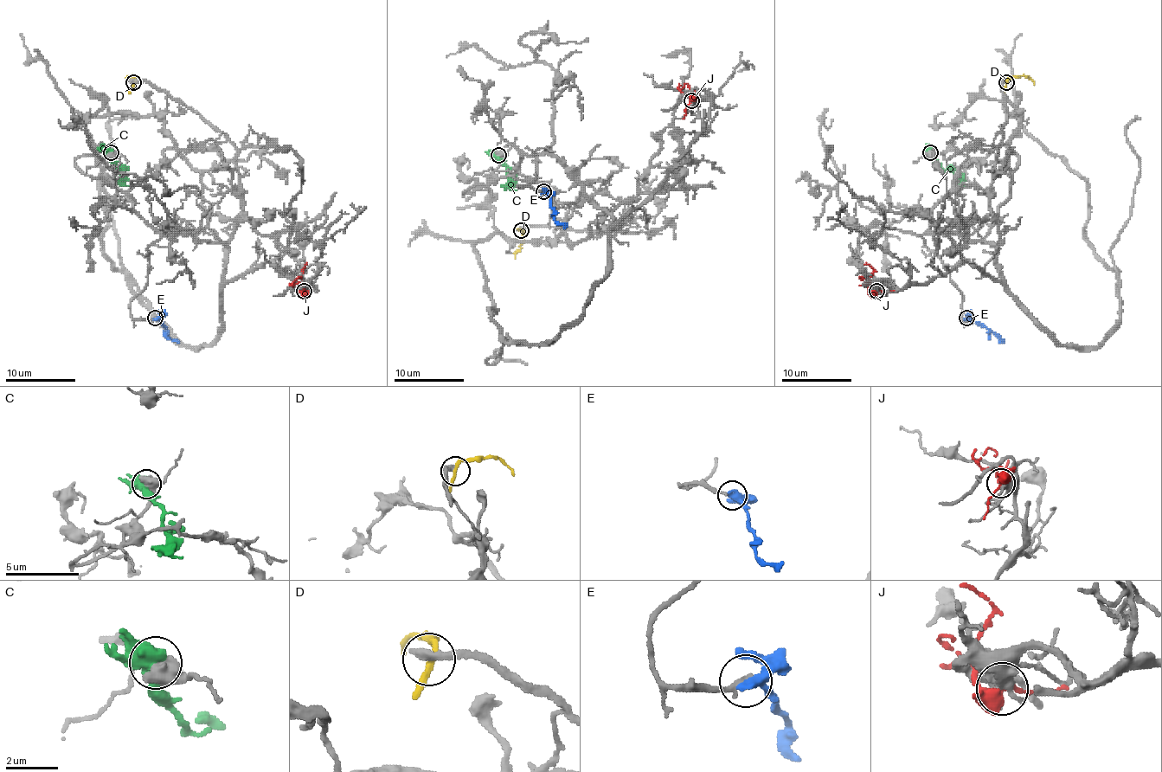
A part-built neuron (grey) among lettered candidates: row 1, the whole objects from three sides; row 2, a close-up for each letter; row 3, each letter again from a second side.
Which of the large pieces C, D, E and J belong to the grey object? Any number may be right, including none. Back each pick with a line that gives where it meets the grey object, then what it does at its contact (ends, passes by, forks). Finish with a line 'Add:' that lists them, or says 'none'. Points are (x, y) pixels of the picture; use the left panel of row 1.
C: Touches grey at (111, 152). It forks there
Add: C

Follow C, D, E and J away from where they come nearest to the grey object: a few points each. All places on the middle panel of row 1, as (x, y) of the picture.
C: (499, 155), (499, 160), (506, 167), (508, 183), (516, 189)
D: (522, 230), (520, 249), (515, 258)
E: (542, 191), (549, 199), (553, 218), (567, 227)
J: (691, 101), (691, 93), (683, 93), (681, 90), (686, 83), (690, 88)

